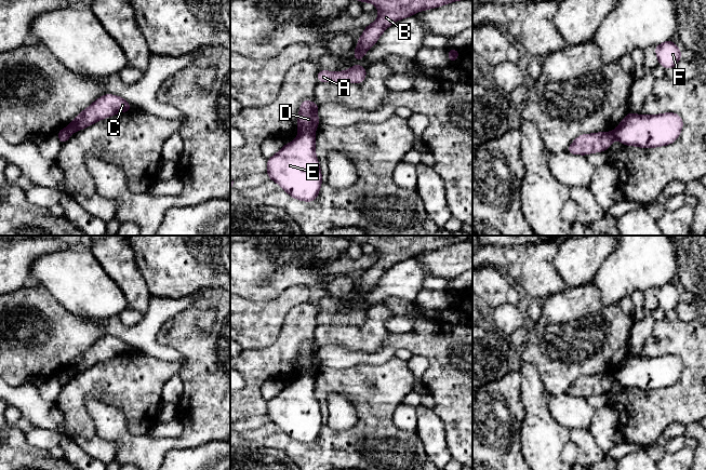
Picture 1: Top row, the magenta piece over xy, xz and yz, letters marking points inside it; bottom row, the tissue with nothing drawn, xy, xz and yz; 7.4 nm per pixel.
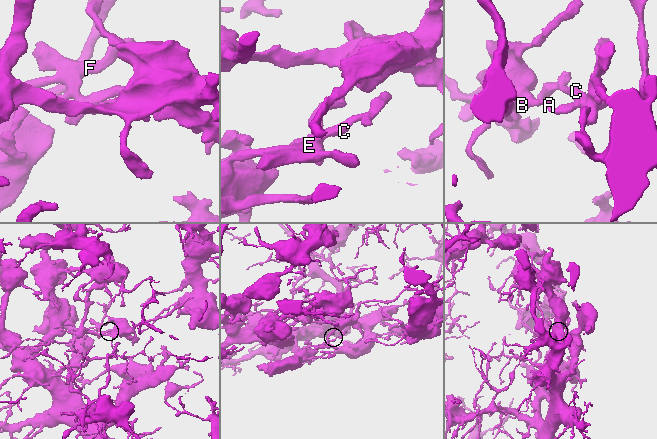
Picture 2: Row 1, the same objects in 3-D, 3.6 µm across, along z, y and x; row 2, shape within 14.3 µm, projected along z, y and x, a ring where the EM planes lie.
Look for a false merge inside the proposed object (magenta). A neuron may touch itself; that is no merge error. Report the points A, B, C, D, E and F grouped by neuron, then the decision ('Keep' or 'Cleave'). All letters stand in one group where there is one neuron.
Groups: A B D / C E F. Cleave

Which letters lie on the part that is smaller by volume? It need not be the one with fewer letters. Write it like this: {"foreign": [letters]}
{"foreign": ["A", "B", "D"]}

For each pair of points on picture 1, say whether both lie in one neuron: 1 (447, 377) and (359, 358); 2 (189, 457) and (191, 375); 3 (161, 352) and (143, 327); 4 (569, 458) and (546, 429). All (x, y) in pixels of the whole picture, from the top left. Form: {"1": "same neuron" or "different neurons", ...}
{"1": "same neuron", "2": "different neurons", "3": "same neuron", "4": "different neurons"}

